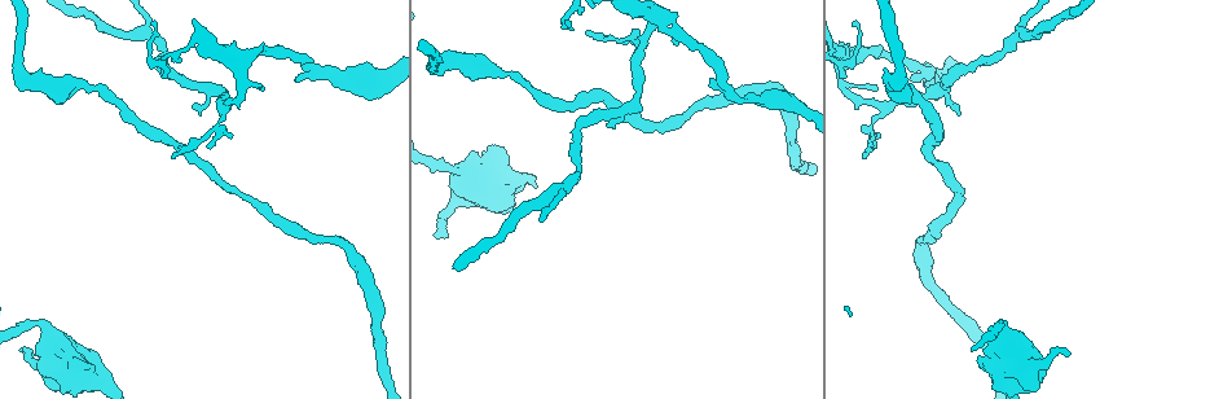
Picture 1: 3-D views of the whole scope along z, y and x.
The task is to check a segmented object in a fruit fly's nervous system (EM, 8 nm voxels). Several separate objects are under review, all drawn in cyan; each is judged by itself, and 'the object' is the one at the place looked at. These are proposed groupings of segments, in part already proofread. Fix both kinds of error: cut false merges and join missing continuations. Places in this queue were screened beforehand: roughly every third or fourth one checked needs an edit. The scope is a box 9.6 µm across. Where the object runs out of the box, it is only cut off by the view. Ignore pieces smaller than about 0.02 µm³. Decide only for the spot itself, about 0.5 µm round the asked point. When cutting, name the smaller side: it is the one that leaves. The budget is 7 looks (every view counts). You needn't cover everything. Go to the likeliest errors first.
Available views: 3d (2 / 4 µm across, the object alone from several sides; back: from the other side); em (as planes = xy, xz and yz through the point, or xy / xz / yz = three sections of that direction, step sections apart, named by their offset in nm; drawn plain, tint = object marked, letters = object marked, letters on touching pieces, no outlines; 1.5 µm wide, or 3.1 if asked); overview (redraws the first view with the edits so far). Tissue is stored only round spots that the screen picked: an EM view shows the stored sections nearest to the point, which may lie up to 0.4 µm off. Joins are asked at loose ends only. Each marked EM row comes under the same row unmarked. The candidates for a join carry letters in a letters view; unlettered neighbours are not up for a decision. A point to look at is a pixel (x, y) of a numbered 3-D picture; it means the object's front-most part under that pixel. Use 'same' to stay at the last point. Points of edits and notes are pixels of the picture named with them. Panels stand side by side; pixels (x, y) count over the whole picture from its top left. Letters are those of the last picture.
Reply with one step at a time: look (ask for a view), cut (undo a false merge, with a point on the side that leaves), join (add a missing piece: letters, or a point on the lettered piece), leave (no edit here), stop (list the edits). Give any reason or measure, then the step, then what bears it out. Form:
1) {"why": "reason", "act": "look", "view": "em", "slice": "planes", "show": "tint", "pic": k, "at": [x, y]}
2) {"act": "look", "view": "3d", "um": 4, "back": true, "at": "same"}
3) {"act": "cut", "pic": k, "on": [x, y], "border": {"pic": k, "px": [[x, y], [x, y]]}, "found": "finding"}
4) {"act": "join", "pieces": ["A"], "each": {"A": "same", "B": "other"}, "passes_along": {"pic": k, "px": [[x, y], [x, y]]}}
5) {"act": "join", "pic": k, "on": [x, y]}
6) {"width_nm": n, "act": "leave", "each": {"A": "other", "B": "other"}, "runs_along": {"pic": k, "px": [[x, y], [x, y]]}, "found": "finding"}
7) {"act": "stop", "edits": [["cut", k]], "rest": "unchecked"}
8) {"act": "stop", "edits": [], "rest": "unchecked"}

{"why": "an open end", "act": "look", "view": "3d", "um": 4, "pic": 1, "at": [711, 83]}

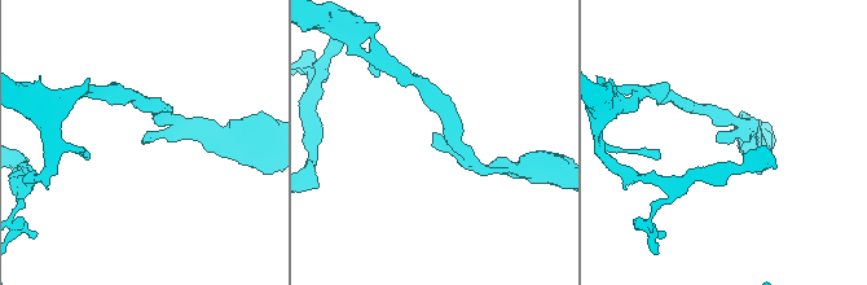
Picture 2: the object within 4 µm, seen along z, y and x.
{"act": "look", "view": "em", "slice": "xz", "step": 4, "show": "tint", "pic": 2, "at": [141, 143]}

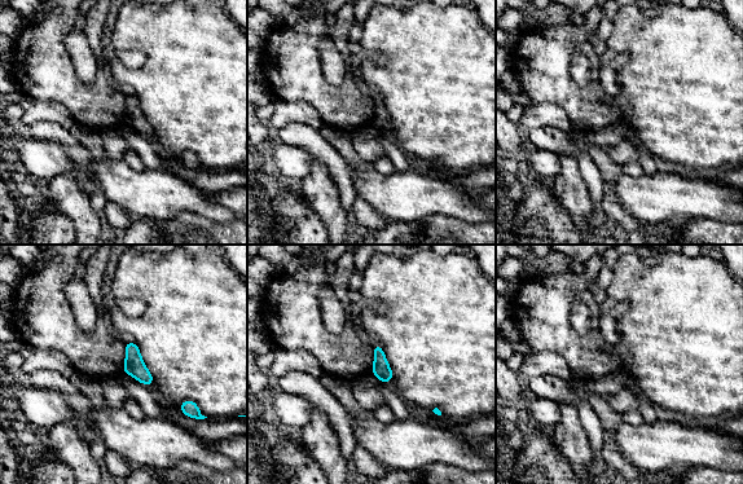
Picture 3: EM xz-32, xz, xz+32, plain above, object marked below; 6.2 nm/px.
{"why": "cut it another way", "act": "look", "view": "em", "slice": "planes", "show": "letters", "at": "same"}

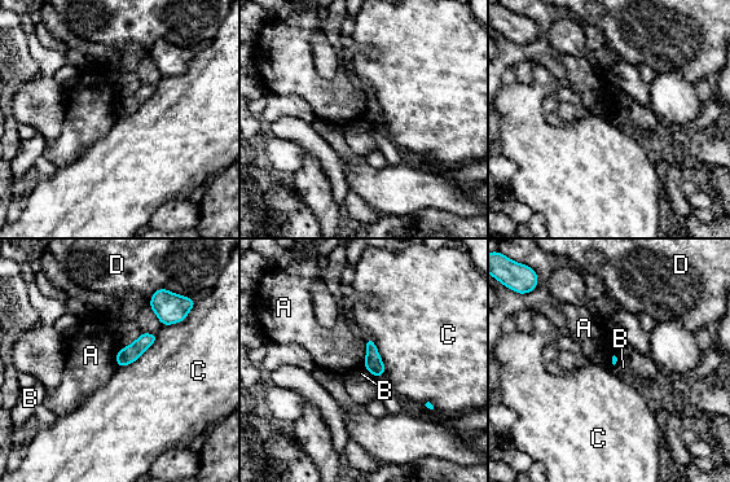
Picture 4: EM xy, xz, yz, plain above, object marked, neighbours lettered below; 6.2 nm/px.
{"act": "leave", "each": {"A": "other", "B": "other", "C": "other", "D": "other"}, "border": {"pic": 4, "px": [[365, 341], [365, 362], [361, 366]]}, "found": "none of them fits"}

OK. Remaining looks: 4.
{"why": "two arms in line, one across", "act": "look", "view": "em", "slice": "planes", "show": "letters", "pic": 1, "at": [1021, 28]}

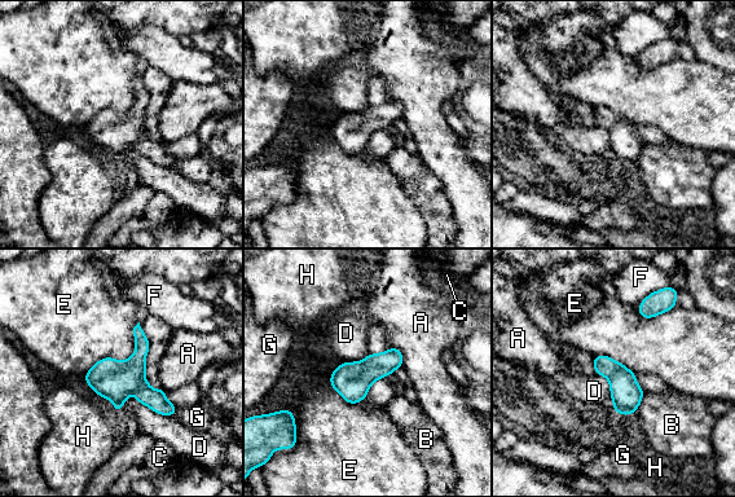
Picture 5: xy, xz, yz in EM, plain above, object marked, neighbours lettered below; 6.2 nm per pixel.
{"act": "leave", "each": {"A": "other", "B": "other", "C": "other", "D": "other", "E": "other", "F": "other", "G": "other", "H": "other"}, "border": {"pic": 5, "px": [[139, 321], [130, 357], [83, 374]]}, "found": "continuous, no second neuron"}

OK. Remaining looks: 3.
{"why": "branch point", "act": "look", "view": "em", "slice": "xz", "step": 4, "show": "tint", "pic": 1, "at": [226, 105]}

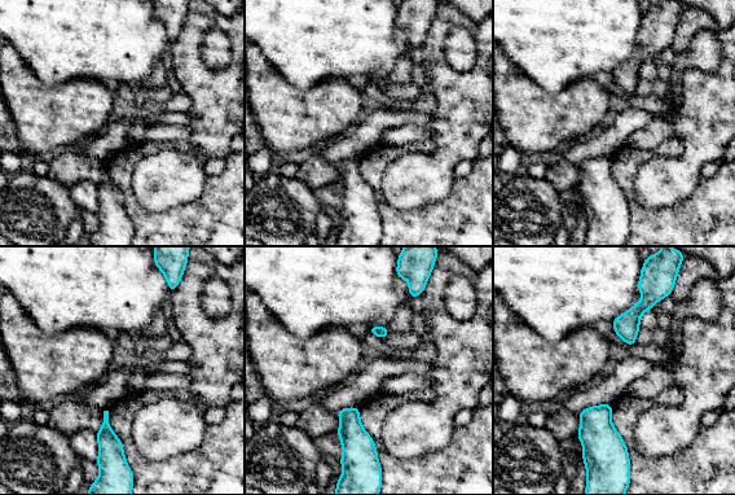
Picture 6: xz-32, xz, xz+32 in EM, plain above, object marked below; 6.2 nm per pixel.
{"why": "what lies round it", "act": "look", "view": "em", "slice": "xz", "step": 4, "show": "letters", "at": "same"}

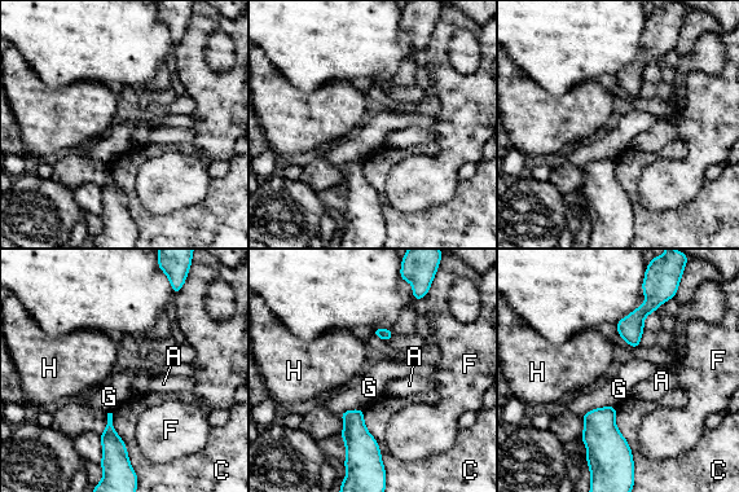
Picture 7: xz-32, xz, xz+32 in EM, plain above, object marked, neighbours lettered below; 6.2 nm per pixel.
{"act": "leave", "each": {"A": "other", "C": "other", "F": "other", "G": "other", "H": "other"}, "found": "one neuron here"}

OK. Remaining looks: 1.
{"act": "stop", "edits": [], "rest": "unchecked"}

